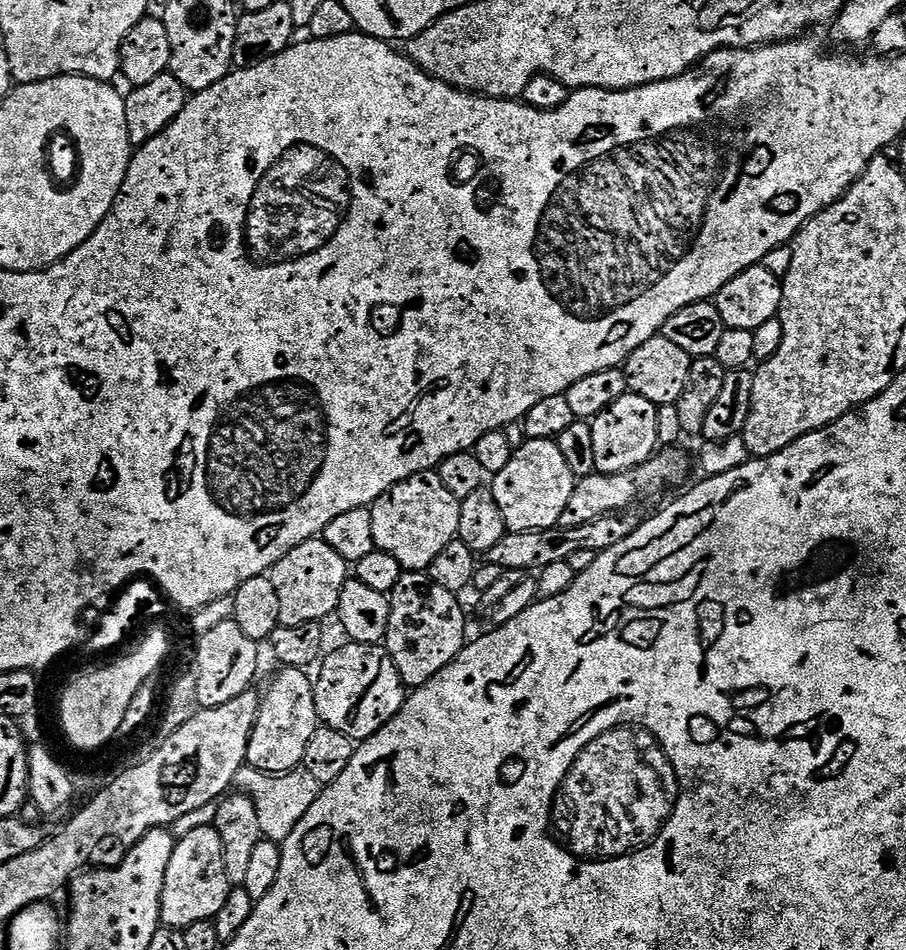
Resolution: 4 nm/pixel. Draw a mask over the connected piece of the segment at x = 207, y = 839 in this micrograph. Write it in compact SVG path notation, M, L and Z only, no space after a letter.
M215 826L190 830L190 834L177 839L166 870L160 903L161 925L183 930L194 926L194 922L213 921L226 904L229 891L226 862L222 858L222 838L218 838L218 830Z

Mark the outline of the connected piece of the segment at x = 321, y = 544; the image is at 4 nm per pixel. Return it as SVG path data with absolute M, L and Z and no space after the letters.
M317 538L314 540L307 540L302 542L302 546L294 546L294 550L290 550L286 554L286 558L279 560L271 570L271 578L274 582L274 590L278 593L278 610L280 611L280 623L286 626L302 626L302 622L314 622L315 620L324 622L327 621L327 616L331 617L335 613L338 606L338 594L342 594L342 586L350 579L350 566L342 558L342 554L337 554L331 546L329 546L324 539Z

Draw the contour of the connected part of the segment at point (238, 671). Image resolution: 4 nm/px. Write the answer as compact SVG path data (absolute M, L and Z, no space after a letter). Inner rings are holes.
M231 619L214 626L206 635L199 637L196 648L194 669L198 676L197 696L201 708L217 708L230 698L238 698L253 687L252 679L256 676L256 667L260 664L260 652L257 641L246 638L242 630Z

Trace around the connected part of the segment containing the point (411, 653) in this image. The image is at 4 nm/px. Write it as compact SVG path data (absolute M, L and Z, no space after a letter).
M401 571L398 578L398 586L390 594L392 605L390 606L390 626L386 647L402 682L409 689L415 690L430 682L434 674L438 674L450 661L456 659L456 655L463 650L466 643L464 636L464 608L460 605L461 597L455 592L446 590L430 578L427 571L409 572Z

